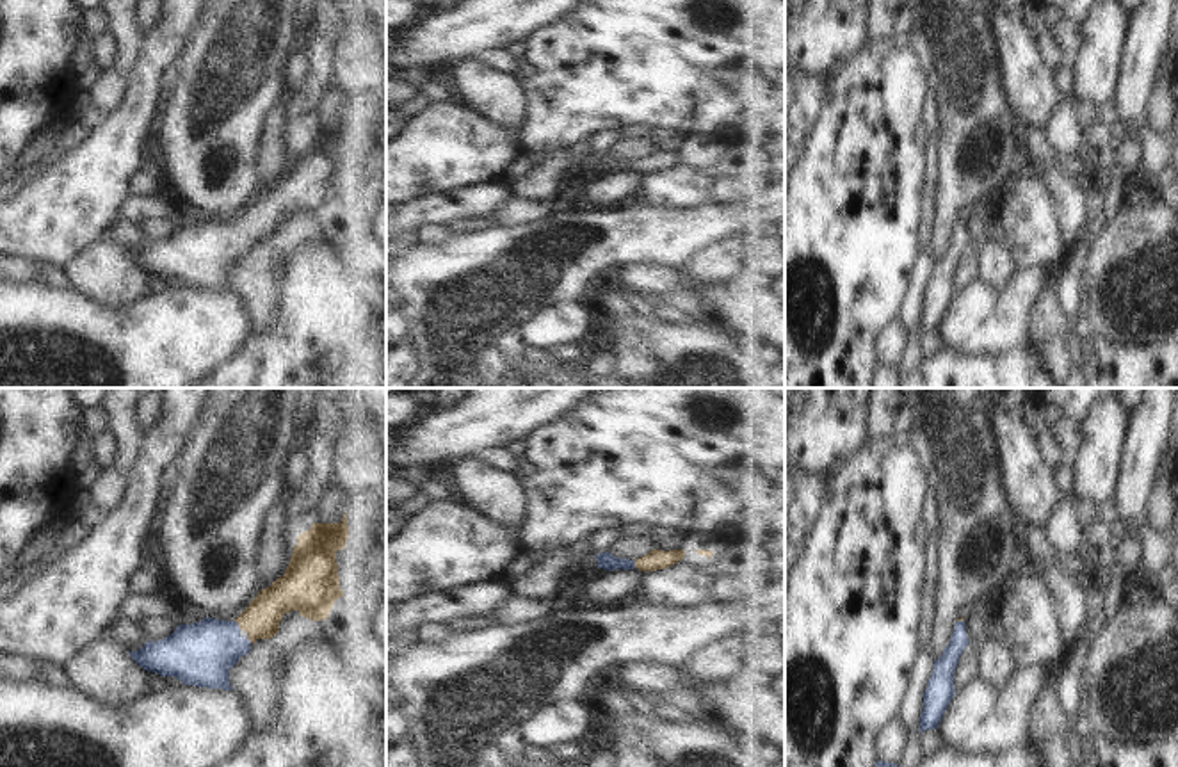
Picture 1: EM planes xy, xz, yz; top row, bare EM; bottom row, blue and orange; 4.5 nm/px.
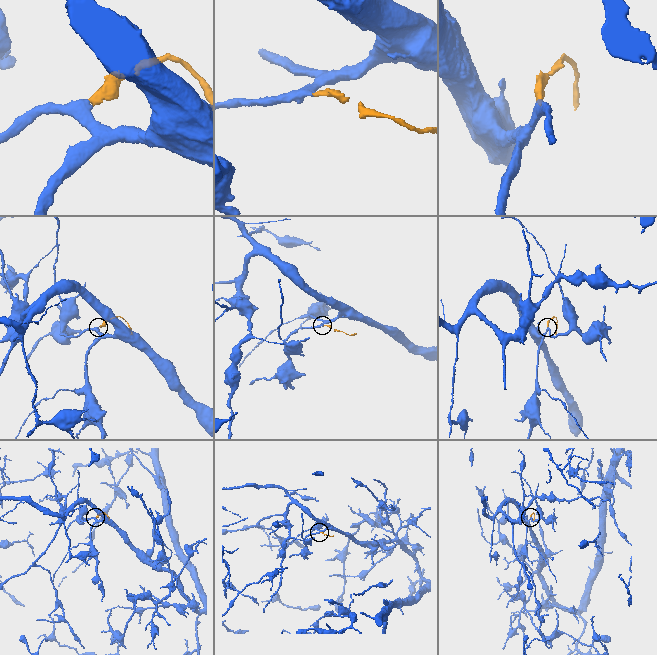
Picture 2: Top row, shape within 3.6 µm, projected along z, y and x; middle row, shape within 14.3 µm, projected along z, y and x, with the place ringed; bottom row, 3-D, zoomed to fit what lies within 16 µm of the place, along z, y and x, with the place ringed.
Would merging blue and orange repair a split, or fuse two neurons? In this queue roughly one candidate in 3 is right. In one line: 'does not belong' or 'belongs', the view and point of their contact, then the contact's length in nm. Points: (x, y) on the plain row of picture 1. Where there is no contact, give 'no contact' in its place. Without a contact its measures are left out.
belongs | xy (237, 226) | 50 nm

